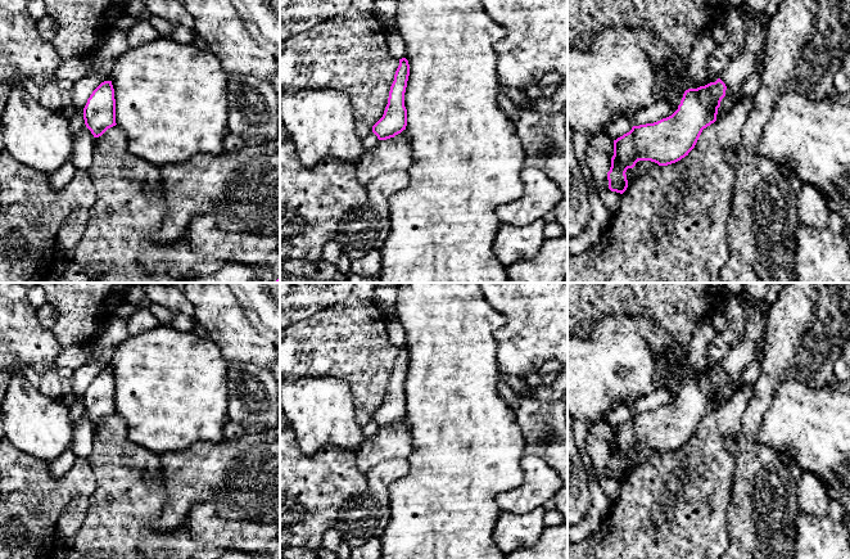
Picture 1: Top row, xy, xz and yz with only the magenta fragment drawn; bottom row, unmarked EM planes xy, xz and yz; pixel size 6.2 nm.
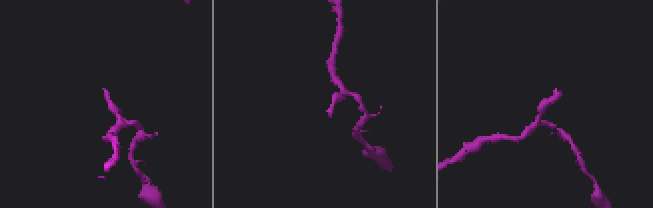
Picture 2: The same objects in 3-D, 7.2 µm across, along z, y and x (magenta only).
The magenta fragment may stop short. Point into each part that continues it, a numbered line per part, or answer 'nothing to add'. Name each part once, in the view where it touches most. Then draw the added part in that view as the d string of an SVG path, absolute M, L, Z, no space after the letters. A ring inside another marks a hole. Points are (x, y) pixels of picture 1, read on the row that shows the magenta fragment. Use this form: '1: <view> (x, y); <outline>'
1: yz (740, 67); M743 1L740 8L746 12L742 18L745 26L745 45L743 49L734 57L731 57L724 66L719 78L733 91L740 90L743 81L752 73L759 71L759 60L764 58L764 50L767 45L767 35L770 17L764 15L763 21L759 21L755 10L749 8Z

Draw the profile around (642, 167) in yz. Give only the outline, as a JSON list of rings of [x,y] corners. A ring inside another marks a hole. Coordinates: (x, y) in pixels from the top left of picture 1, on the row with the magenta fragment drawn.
[[[638,161],[633,168],[628,168],[625,172],[628,186],[632,185],[638,177],[651,175],[651,172],[659,167],[661,166],[651,161]]]

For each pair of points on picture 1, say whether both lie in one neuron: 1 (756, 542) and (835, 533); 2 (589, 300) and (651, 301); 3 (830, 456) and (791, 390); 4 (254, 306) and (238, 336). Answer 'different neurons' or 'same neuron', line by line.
1: different neurons
2: same neuron
3: same neuron
4: different neurons

